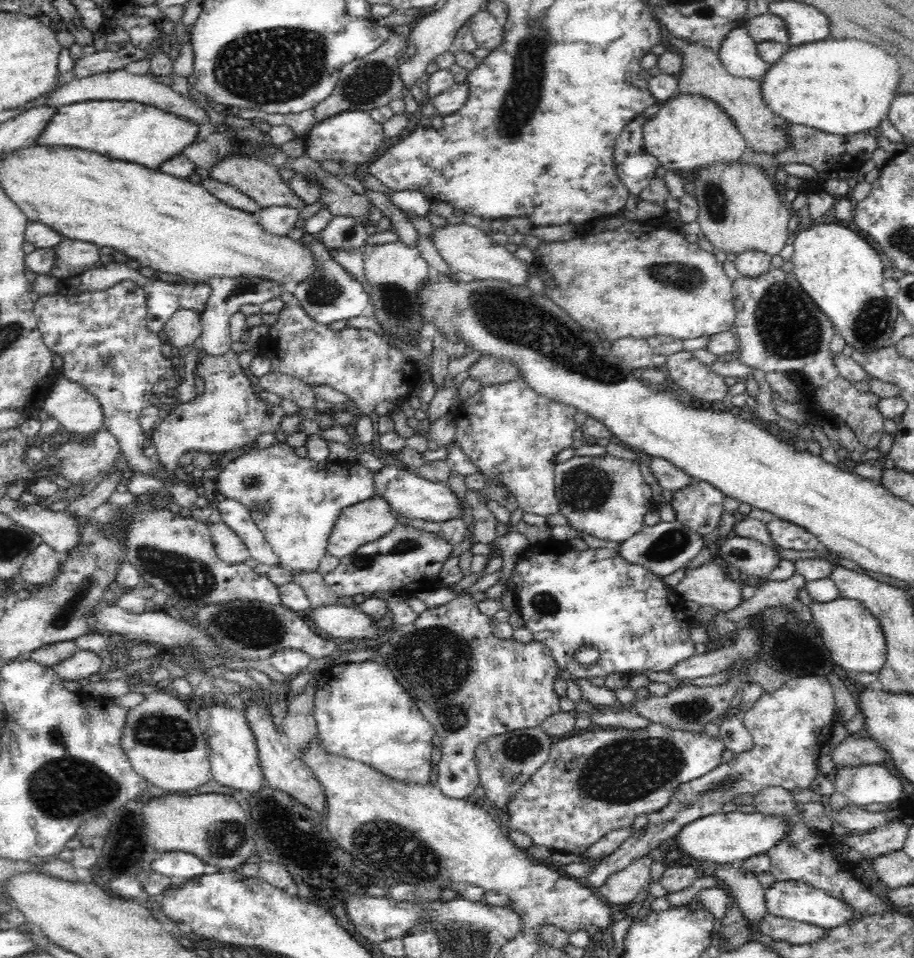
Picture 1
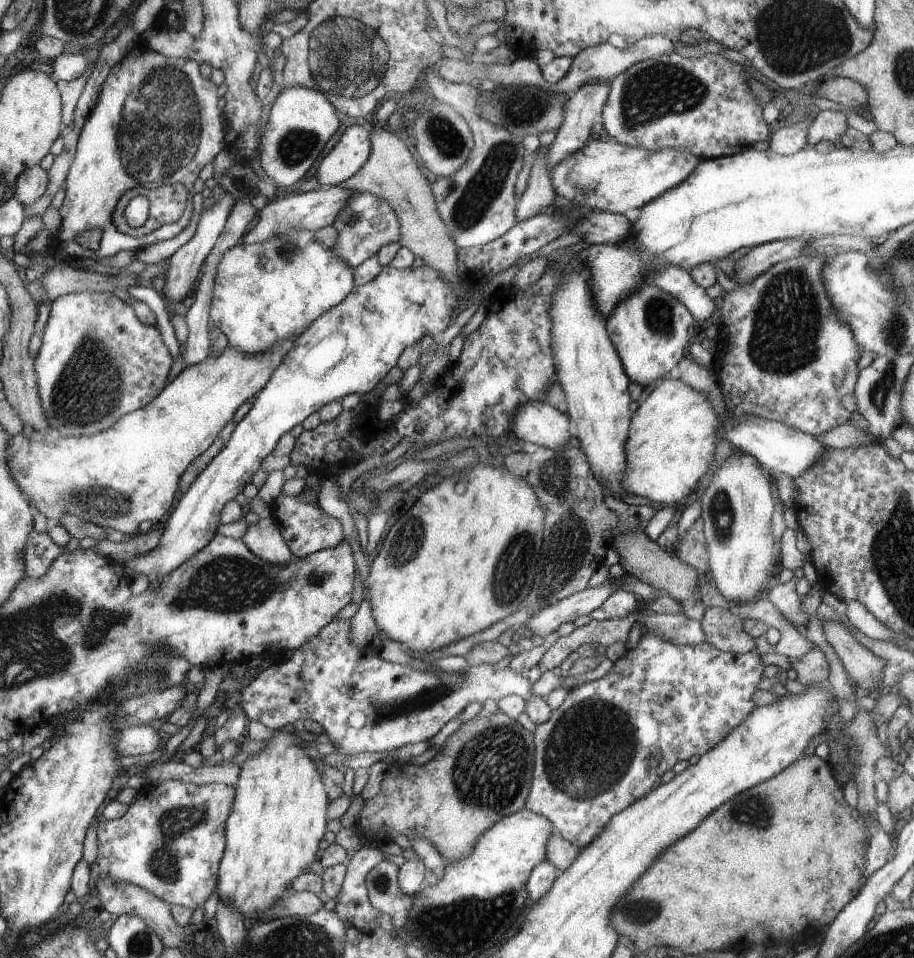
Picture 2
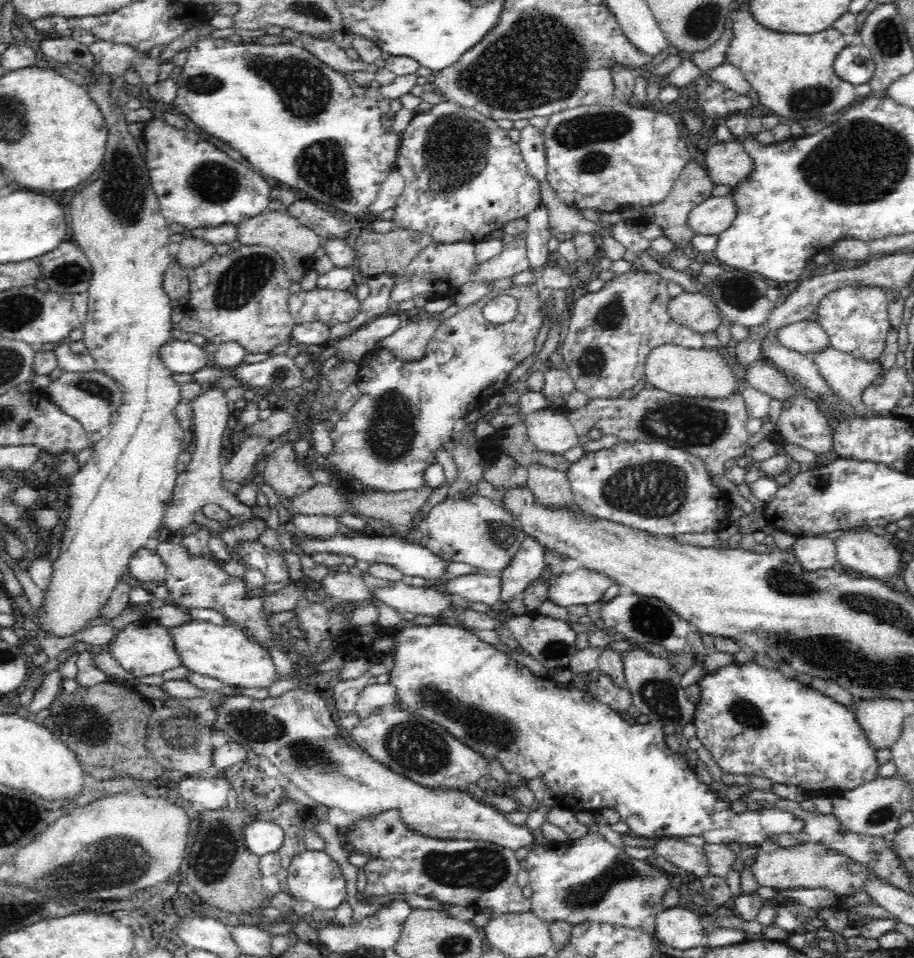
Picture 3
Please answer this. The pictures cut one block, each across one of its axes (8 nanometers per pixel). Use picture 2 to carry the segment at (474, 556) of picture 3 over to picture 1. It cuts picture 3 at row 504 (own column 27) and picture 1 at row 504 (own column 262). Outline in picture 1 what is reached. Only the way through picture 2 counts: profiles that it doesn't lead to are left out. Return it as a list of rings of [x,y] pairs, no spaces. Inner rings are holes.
[[[374,496],[369,500],[344,508],[340,511],[336,524],[332,528],[332,534],[326,547],[326,555],[332,555],[336,558],[348,556],[360,546],[384,538],[400,522],[402,520],[392,512],[392,506],[388,505],[388,502],[384,501],[382,497]]]

